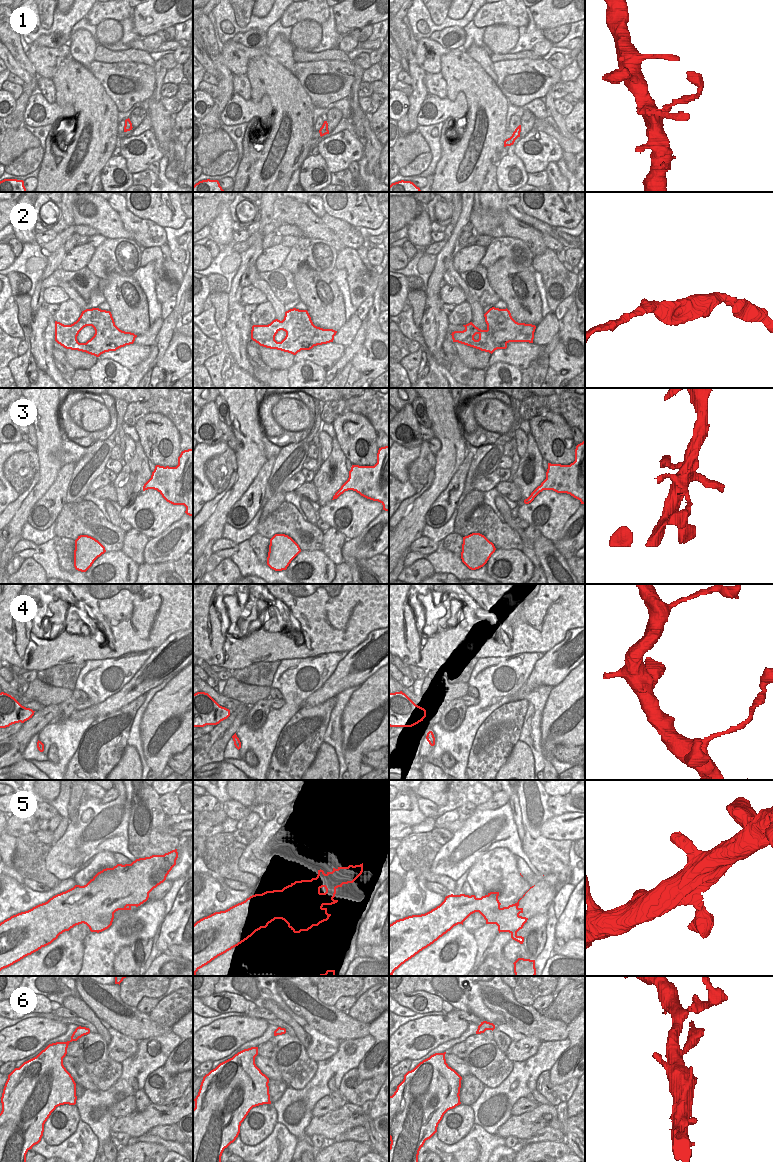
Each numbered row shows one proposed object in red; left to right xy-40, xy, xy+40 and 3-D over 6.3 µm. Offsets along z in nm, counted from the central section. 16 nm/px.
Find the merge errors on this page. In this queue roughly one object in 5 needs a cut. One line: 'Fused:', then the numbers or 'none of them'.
Fused: none of them

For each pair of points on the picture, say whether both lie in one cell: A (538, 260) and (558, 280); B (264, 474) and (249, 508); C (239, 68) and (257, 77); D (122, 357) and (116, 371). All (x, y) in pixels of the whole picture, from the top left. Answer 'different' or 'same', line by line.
A: same
B: same
C: different
D: different

